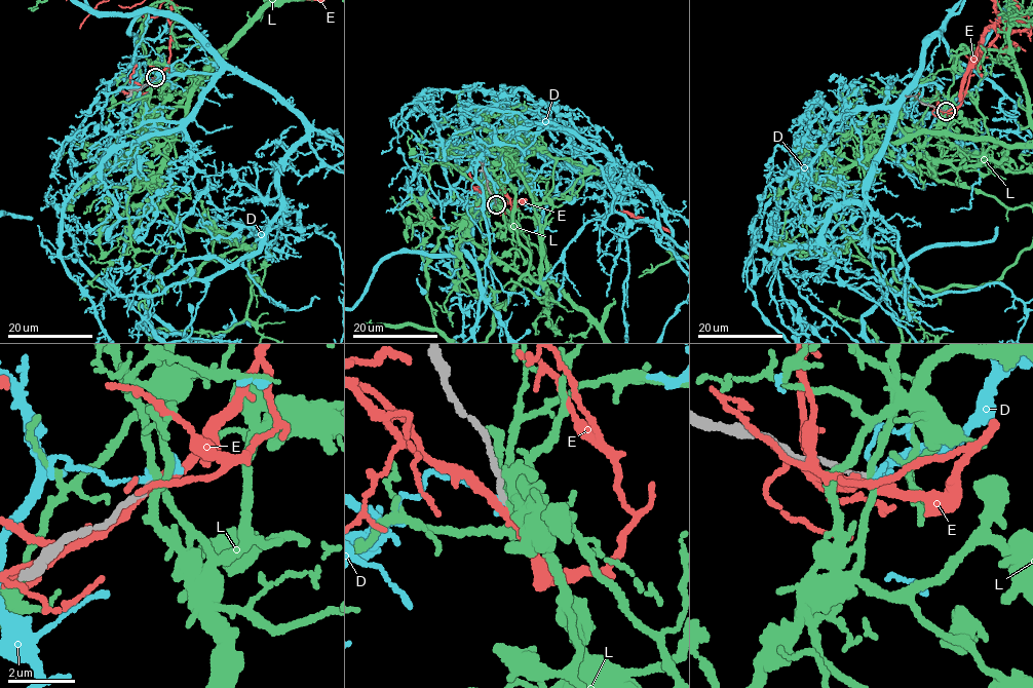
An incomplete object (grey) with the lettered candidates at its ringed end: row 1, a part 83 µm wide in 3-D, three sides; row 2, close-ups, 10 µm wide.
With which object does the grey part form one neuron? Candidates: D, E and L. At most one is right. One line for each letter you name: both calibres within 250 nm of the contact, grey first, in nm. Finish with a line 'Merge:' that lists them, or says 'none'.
E: Thickness 140 nm (grey) against 260 nm
Merge: E

